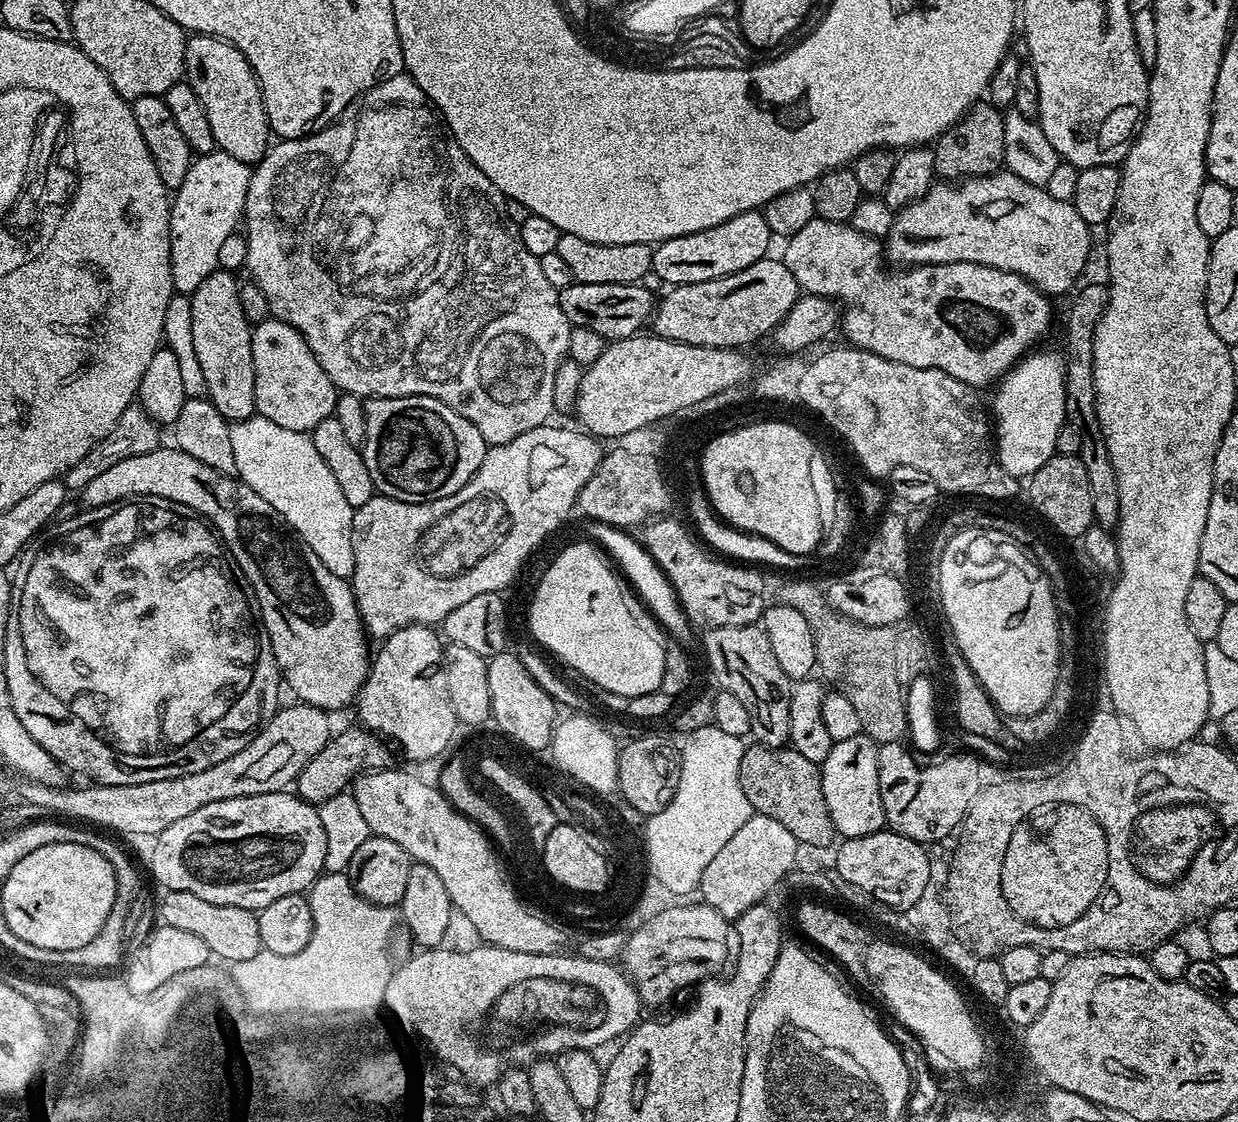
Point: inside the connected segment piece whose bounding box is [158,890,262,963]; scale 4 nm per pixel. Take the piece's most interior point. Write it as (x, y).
(231, 932)

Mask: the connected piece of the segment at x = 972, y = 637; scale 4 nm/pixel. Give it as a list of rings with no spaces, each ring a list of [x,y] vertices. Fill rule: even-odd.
[[[977,534],[972,542],[968,540],[956,540],[950,538],[950,542],[946,542],[945,553],[942,554],[939,566],[940,576],[940,599],[938,601],[939,607],[944,607],[944,616],[948,619],[948,624],[952,627],[950,632],[951,639],[956,641],[956,645],[960,648],[960,653],[966,658],[966,662],[971,666],[973,674],[980,679],[980,684],[988,692],[988,697],[994,701],[996,707],[1000,709],[1004,716],[1030,716],[1036,711],[1043,710],[1046,706],[1048,699],[1051,697],[1051,691],[1054,690],[1056,676],[1059,674],[1060,668],[1060,642],[1059,642],[1059,622],[1058,622],[1058,611],[1055,604],[1055,598],[1052,594],[1051,582],[1049,582],[1044,571],[1040,568],[1039,564],[1036,563],[1035,559],[1030,558],[1029,553],[1025,551],[1019,544],[1013,542],[1008,538],[993,538],[988,534]],[[990,554],[1000,554],[996,558],[1002,558],[1002,554],[1014,554],[1014,560],[1018,564],[1006,564],[1006,558],[994,562],[990,558]],[[984,564],[992,564],[992,572],[984,570]],[[1010,602],[1012,610],[1010,612],[998,612],[996,608],[998,606],[1006,606]]]

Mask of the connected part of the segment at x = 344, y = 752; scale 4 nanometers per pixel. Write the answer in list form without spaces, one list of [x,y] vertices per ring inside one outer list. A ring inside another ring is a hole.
[[[355,727],[348,728],[345,732],[337,731],[334,738],[329,740],[326,746],[322,746],[322,750],[318,750],[318,754],[310,758],[310,762],[306,762],[306,766],[297,774],[294,781],[296,795],[301,796],[306,802],[319,806],[325,800],[345,791],[361,770],[393,767],[392,752],[387,748],[389,745],[379,735],[369,732],[367,728]]]

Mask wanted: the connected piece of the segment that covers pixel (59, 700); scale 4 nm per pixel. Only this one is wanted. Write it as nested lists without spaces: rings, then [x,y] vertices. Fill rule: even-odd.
[[[133,496],[130,500],[119,500],[106,506],[84,508],[77,511],[74,518],[61,524],[53,523],[33,536],[22,556],[23,559],[26,558],[26,564],[20,580],[18,576],[12,582],[12,609],[10,610],[10,622],[6,626],[6,686],[10,686],[10,702],[14,714],[18,714],[18,722],[22,722],[30,738],[34,738],[34,742],[38,742],[38,746],[45,748],[69,773],[77,772],[78,775],[88,779],[85,781],[98,784],[141,784],[142,782],[158,782],[166,778],[178,778],[186,774],[198,774],[198,770],[210,770],[210,766],[218,766],[218,762],[226,762],[226,758],[238,754],[238,750],[242,750],[242,746],[249,744],[260,729],[268,723],[268,719],[277,712],[278,705],[281,703],[279,700],[282,677],[280,667],[276,665],[276,659],[272,653],[270,638],[266,634],[264,623],[260,620],[260,613],[256,607],[256,596],[252,593],[252,588],[248,584],[248,579],[242,574],[242,570],[236,567],[232,557],[228,555],[220,537],[195,512],[161,496]]]

